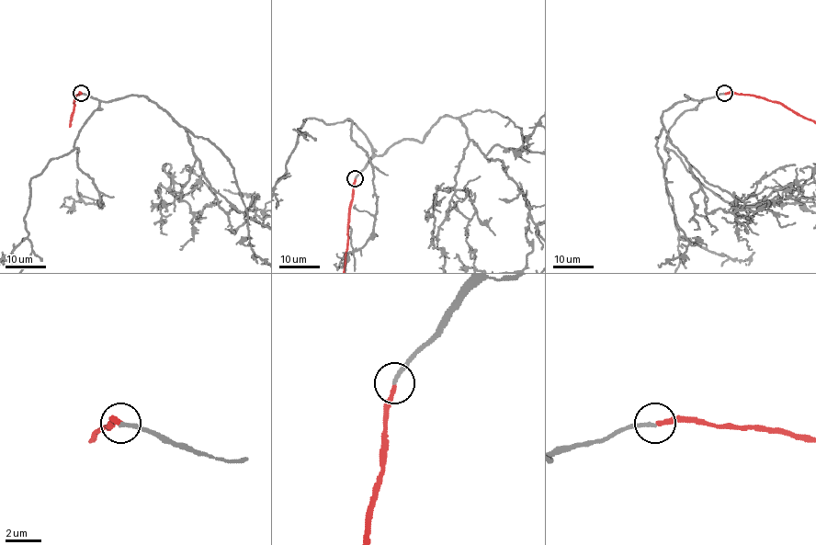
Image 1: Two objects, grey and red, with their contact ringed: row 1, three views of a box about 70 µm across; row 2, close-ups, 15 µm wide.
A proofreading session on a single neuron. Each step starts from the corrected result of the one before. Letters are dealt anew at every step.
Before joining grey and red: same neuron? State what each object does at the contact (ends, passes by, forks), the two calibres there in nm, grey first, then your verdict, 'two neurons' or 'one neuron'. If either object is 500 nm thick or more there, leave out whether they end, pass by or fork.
grey ends there; red ends there; 220 nm thick on the grey side, 220 nm on the other; one neuron

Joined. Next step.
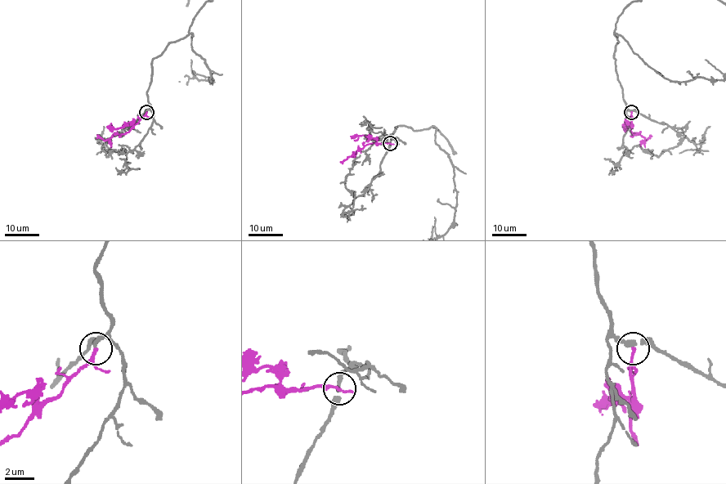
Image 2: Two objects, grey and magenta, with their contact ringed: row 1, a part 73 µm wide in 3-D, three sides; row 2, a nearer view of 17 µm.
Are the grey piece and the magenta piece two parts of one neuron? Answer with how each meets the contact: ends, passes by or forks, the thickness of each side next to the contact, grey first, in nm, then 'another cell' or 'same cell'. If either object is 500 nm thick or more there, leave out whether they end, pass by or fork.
grey passes by | magenta passes by | 260/160 nm | another cell

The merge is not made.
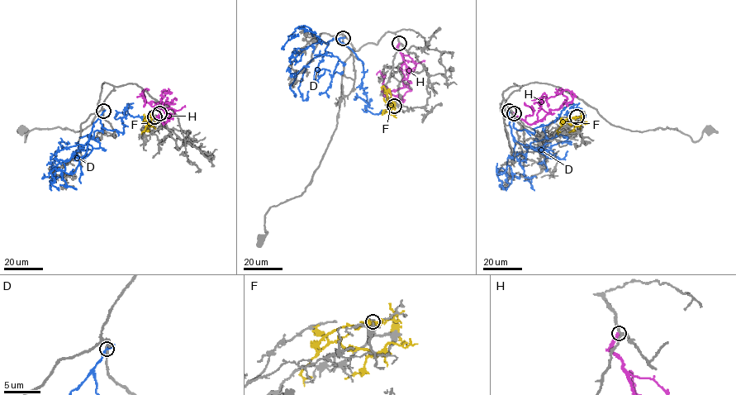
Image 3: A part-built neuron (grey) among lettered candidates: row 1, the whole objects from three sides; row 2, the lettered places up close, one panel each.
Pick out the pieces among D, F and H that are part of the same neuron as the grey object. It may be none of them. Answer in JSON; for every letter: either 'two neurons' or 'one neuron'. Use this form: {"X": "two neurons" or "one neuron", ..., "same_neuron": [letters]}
{"D": "two neurons", "F": "two neurons", "H": "two neurons", "same_neuron": []}

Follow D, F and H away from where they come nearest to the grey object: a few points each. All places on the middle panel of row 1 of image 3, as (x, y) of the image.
D: (343, 38), (340, 43), (363, 64), (361, 86), (368, 111), (382, 111)
F: (395, 106), (386, 91), (389, 107), (396, 117)
H: (399, 43), (397, 48), (410, 73), (402, 80), (404, 86), (390, 92), (402, 102), (410, 90), (407, 85)

